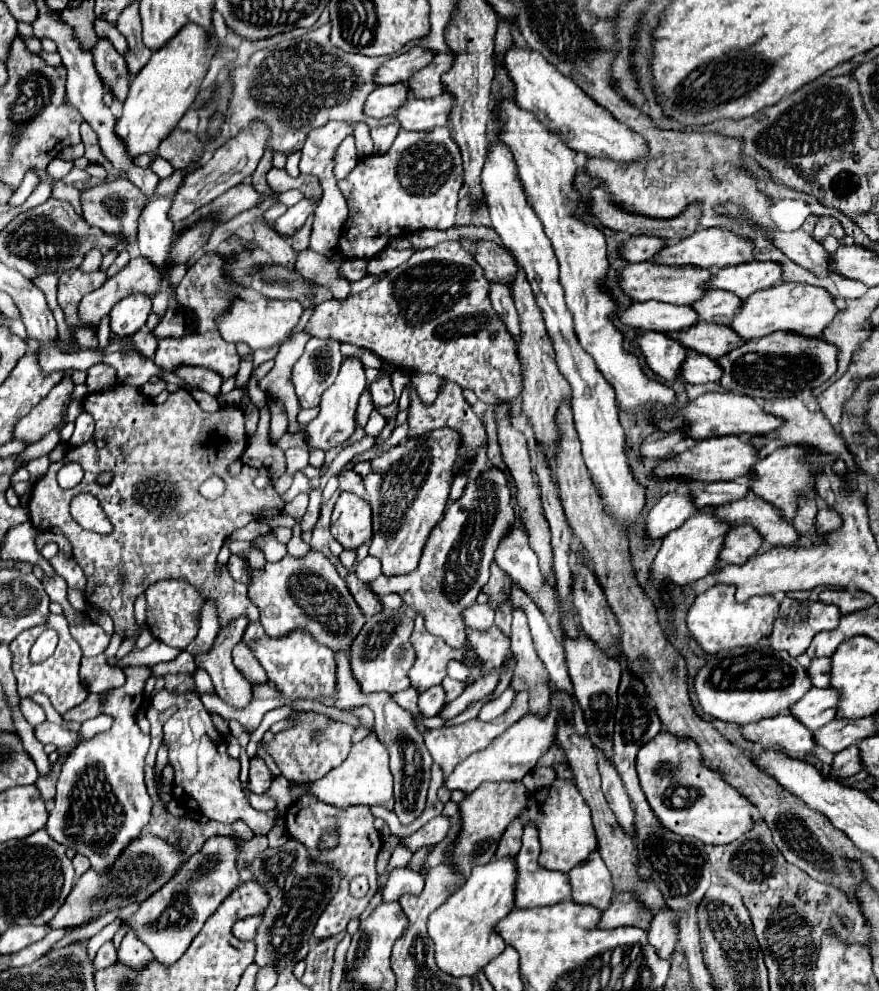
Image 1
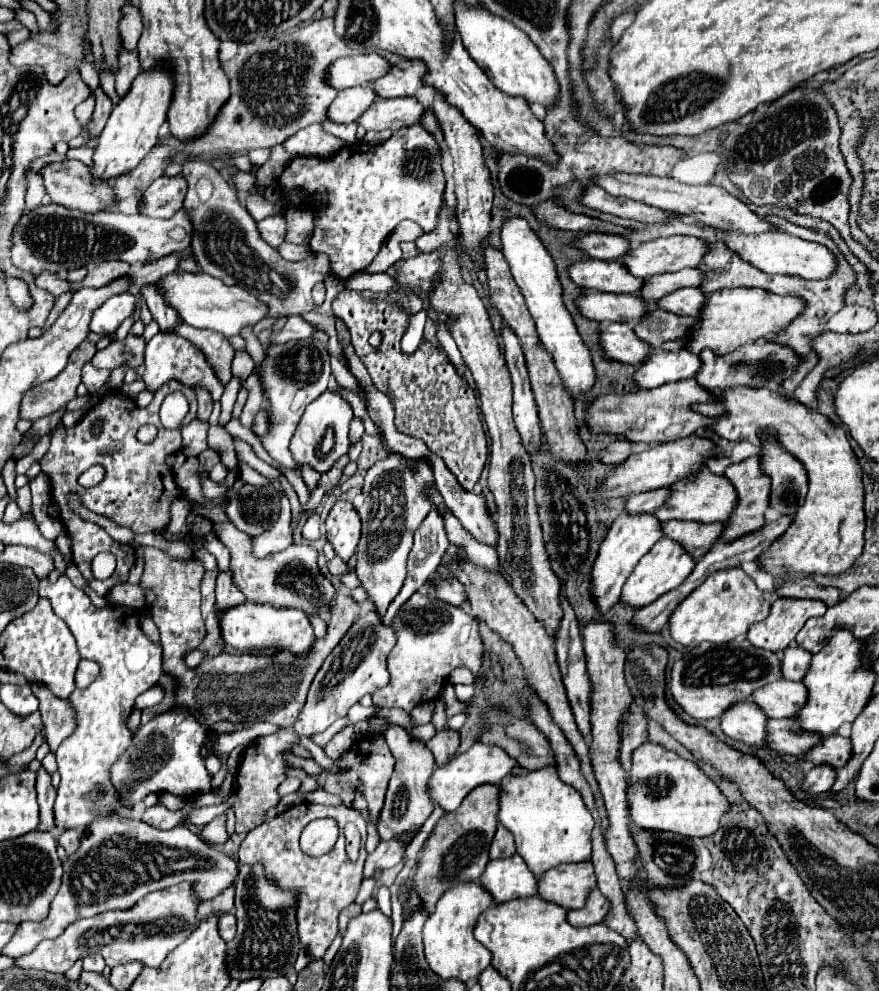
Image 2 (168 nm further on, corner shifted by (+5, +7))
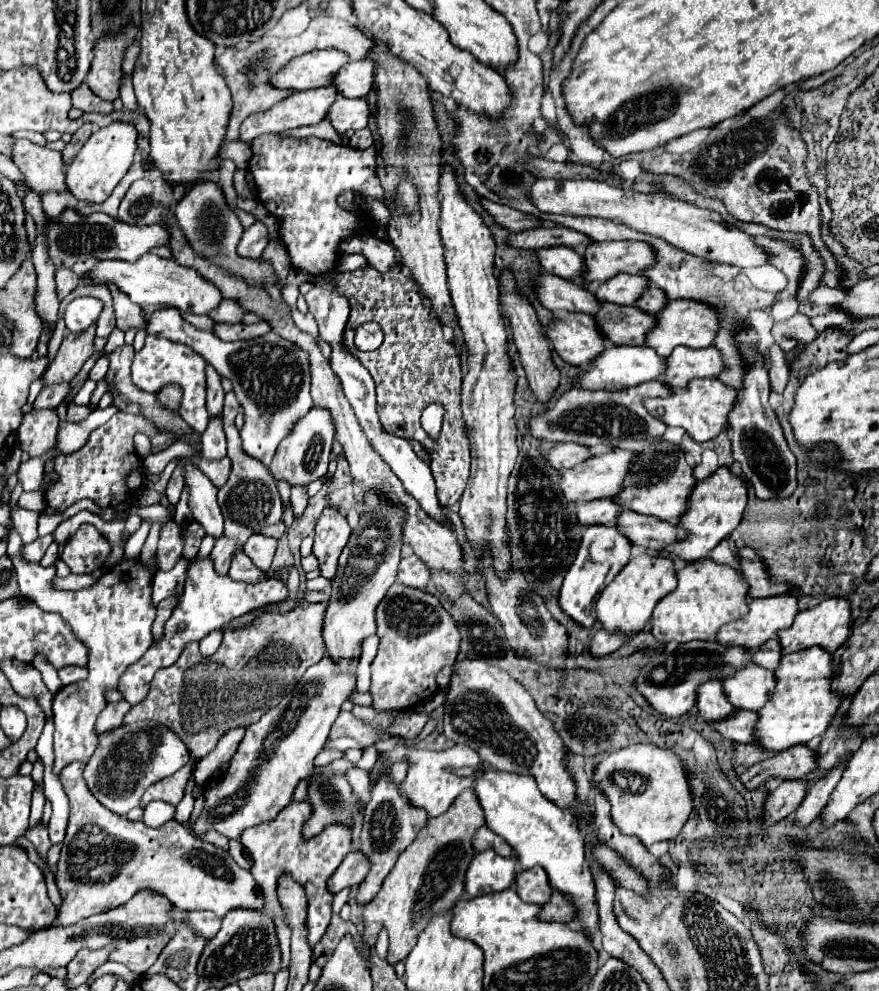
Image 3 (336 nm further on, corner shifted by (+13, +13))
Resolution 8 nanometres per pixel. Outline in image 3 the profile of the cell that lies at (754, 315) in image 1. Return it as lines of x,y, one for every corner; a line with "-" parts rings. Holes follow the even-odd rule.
670,301
658,315
656,325
646,333
646,347
652,347
660,357
668,357
674,347
684,345
690,349
704,349
712,345
712,337
718,331
718,317
708,305
696,305
694,301

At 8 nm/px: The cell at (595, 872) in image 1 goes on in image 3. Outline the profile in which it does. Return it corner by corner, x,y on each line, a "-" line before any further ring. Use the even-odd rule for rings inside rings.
542,867
520,871
514,879
514,889
520,899
536,905
544,905
544,901
552,895
552,887
548,885
548,877

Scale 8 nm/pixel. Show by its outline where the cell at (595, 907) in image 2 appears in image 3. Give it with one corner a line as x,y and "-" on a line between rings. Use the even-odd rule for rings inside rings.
554,891
550,901
544,903
542,911
538,913
540,921
556,921
556,923
572,923
574,921
574,905
562,897
562,893

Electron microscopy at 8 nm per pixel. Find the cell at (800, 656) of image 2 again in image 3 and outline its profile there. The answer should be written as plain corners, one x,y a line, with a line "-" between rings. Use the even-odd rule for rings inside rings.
770,639
766,641
764,645
760,645
758,649
754,649
754,655
752,655
752,663
764,667
764,669
776,669
776,665
780,663
780,645
778,641

